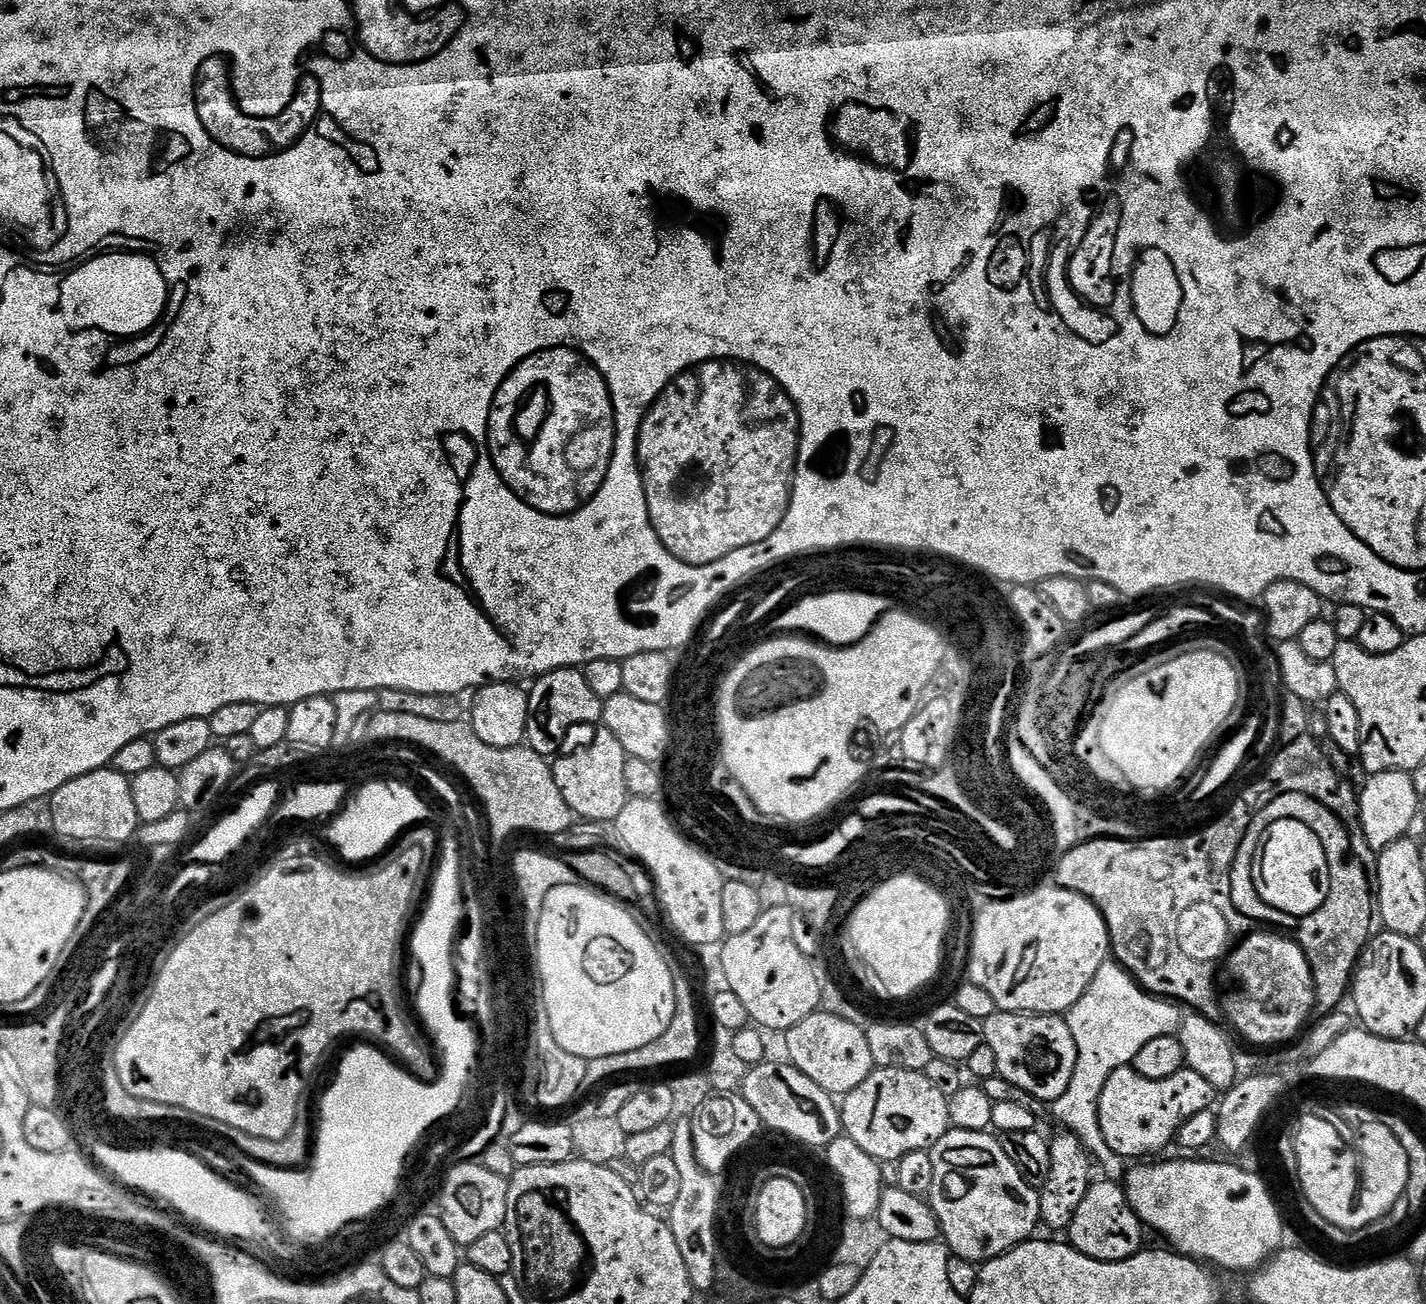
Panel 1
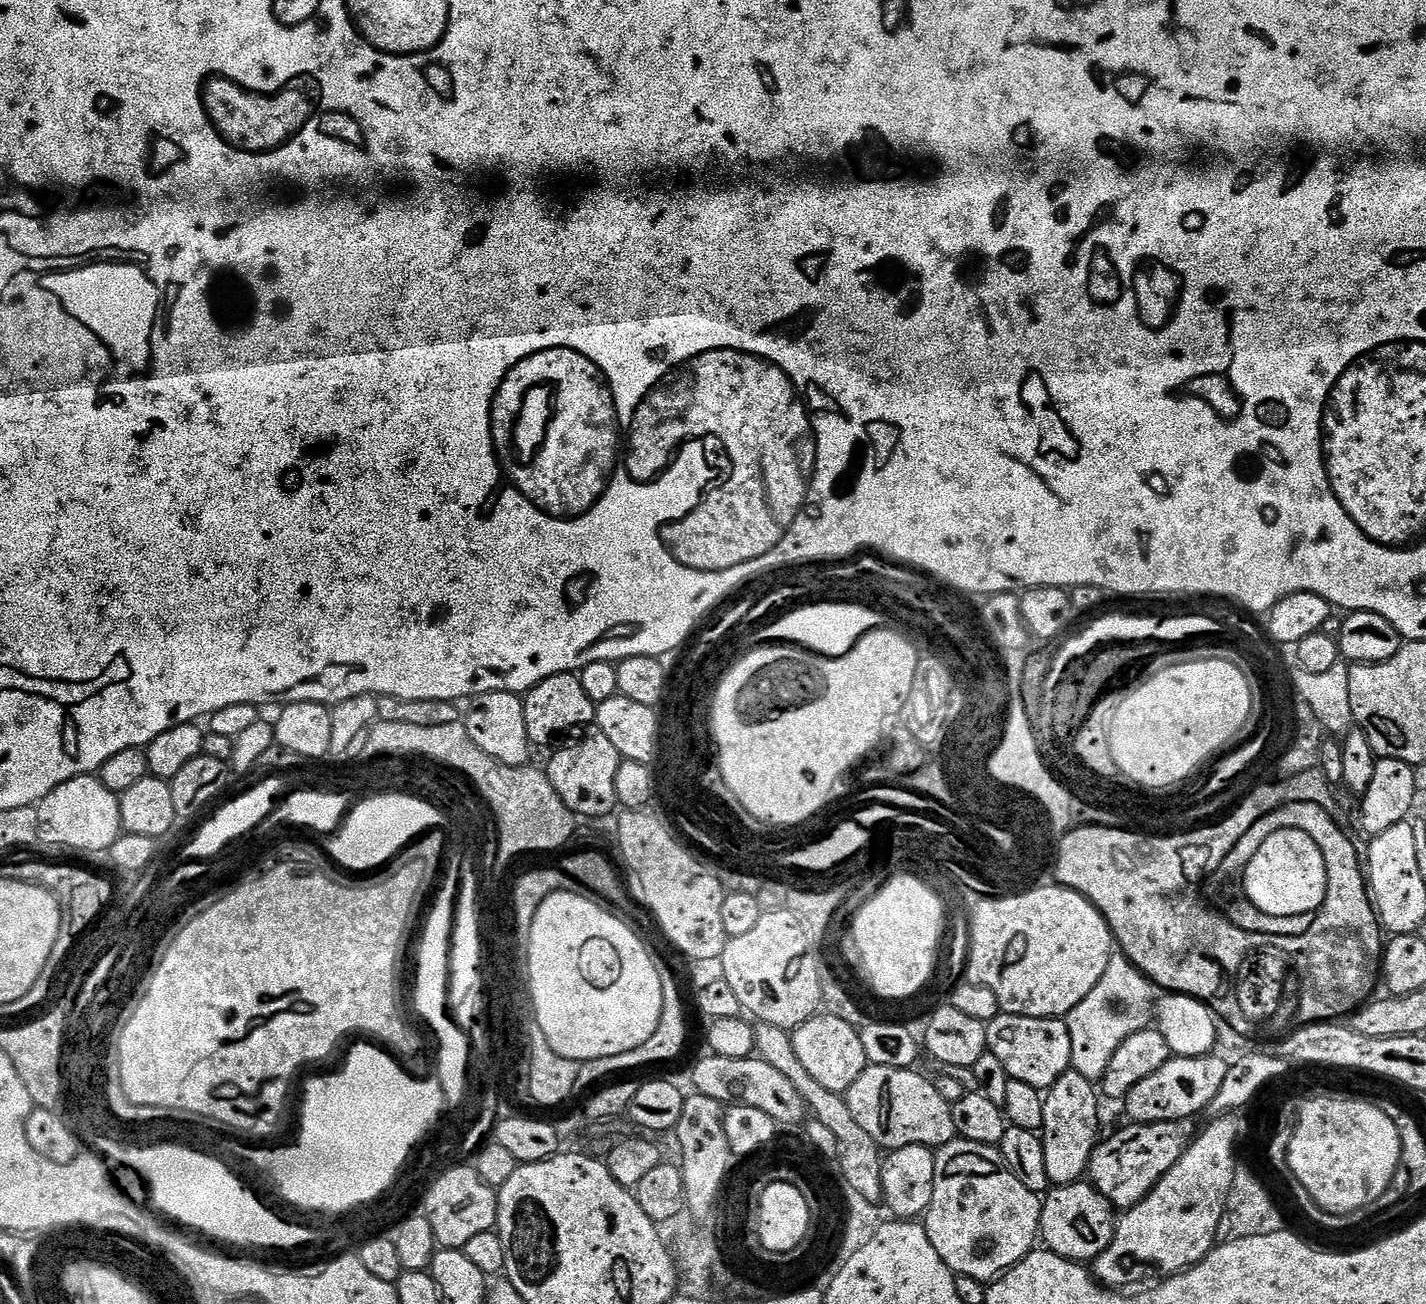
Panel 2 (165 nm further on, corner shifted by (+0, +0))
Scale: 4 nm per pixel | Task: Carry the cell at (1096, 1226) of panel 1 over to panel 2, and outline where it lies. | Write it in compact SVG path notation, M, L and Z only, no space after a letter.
M1088 1182L1053 1187L1040 1206L1040 1235L1043 1247L1067 1260L1092 1262L1110 1246L1116 1233L1117 1213L1112 1203Z

